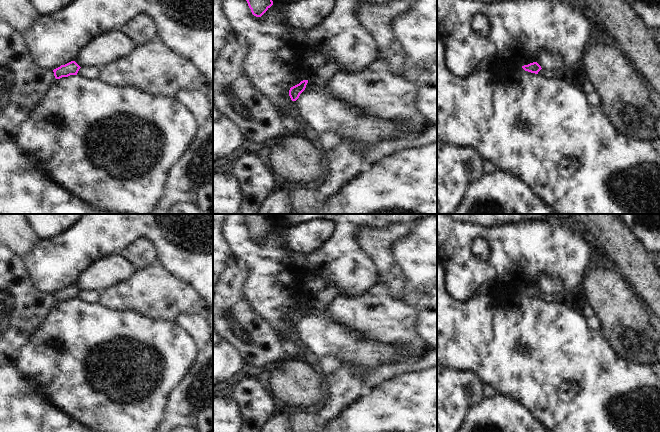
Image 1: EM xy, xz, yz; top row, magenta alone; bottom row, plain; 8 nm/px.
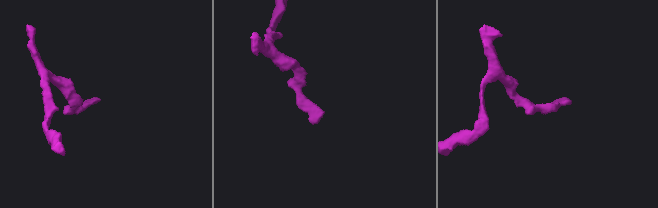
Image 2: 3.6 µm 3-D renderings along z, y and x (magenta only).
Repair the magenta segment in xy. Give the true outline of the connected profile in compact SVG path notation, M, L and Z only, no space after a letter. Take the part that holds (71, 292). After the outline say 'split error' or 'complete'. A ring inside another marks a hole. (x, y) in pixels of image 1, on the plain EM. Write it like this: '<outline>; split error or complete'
M71 285L54 293L53 296L55 302L60 303L62 301L68 301L70 299L77 299L80 292L81 291L75 285Z; complete

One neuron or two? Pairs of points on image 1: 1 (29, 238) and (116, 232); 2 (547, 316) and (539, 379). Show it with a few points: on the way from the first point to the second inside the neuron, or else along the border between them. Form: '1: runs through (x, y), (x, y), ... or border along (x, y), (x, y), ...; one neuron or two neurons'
1: border along (39, 239), (21, 255); two neurons
2: runs through (547, 332), (547, 363); one neuron

